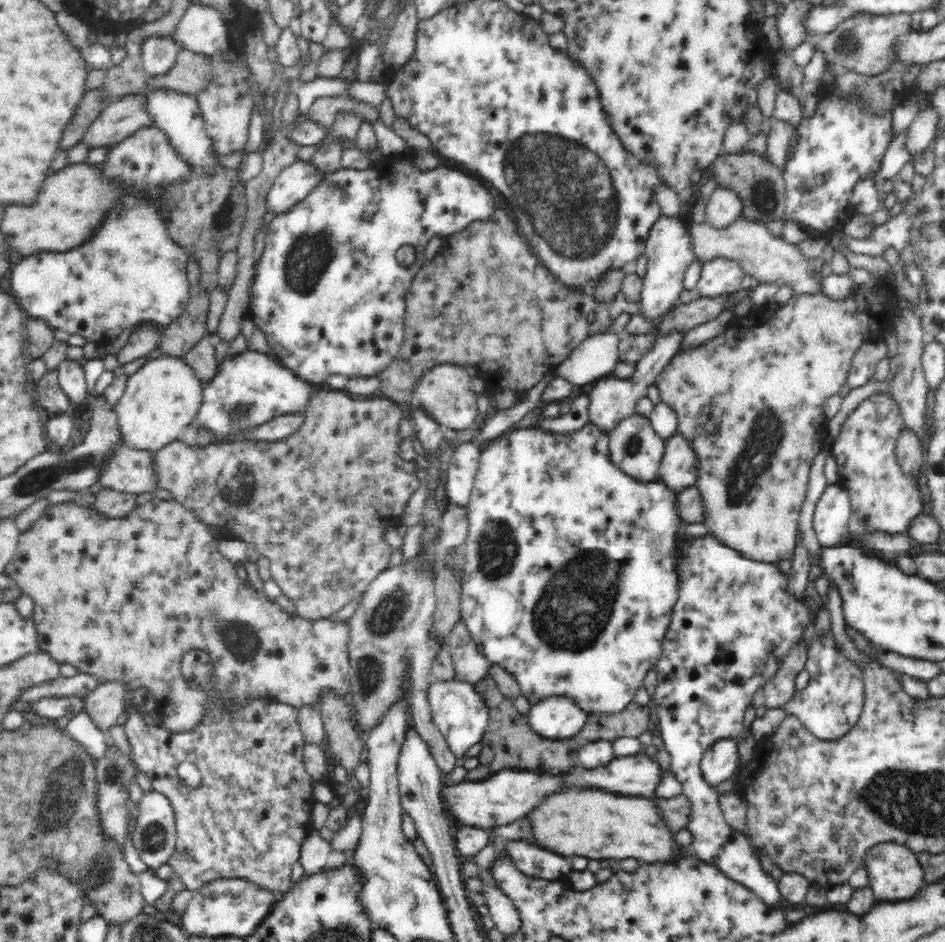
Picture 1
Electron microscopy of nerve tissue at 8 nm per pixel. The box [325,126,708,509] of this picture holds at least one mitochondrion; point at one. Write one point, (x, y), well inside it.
(566, 205)

